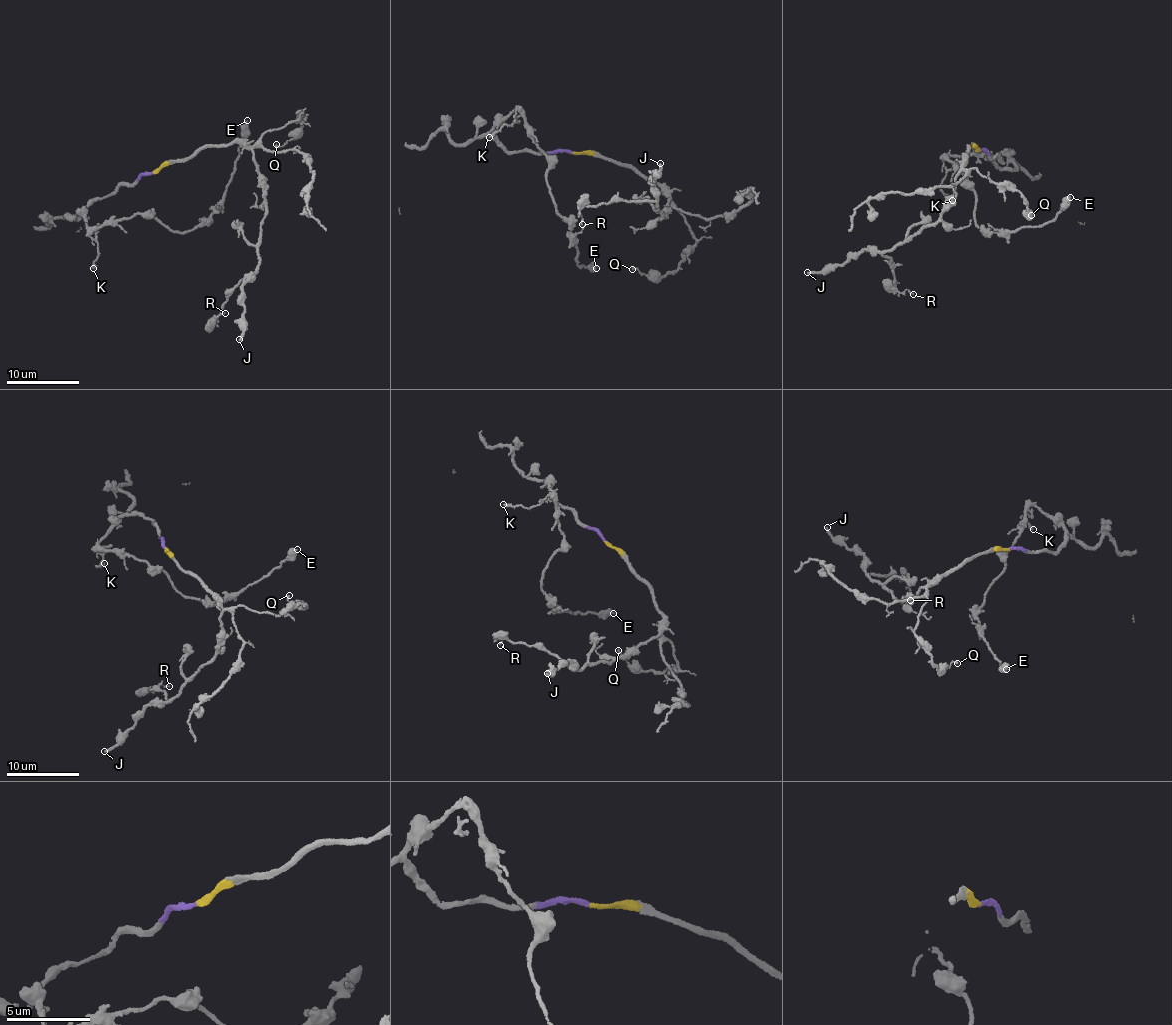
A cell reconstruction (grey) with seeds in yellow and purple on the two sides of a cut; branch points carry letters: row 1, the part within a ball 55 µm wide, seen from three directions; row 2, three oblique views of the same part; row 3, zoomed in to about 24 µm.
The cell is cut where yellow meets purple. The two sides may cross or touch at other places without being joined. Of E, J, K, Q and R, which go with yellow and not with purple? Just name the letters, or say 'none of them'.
J, Q, R

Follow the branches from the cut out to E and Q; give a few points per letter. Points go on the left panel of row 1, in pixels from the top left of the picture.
E: (152, 173), (124, 182), (82, 209), (88, 228), (140, 213), (174, 230), (193, 229), (218, 210), (248, 120)
Q: (152, 173), (183, 163), (204, 148), (252, 146), (264, 133), (304, 115), (297, 134), (279, 146), (276, 144)

